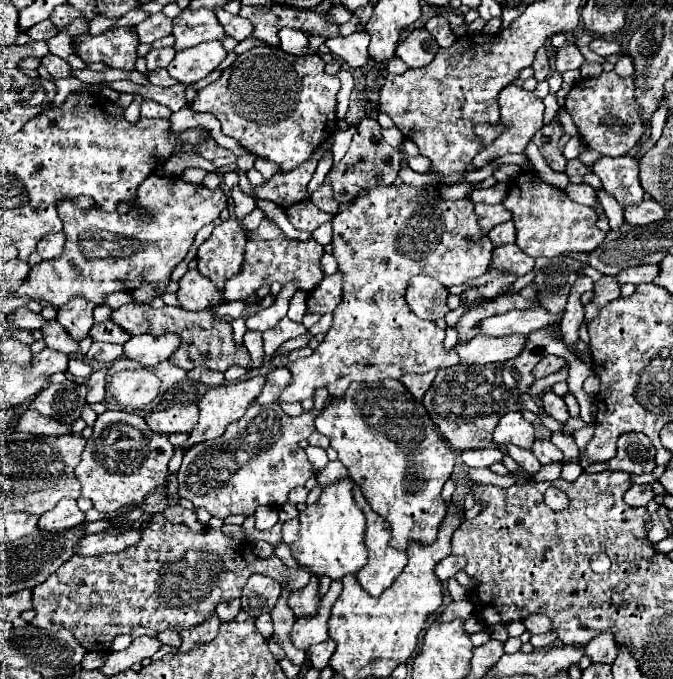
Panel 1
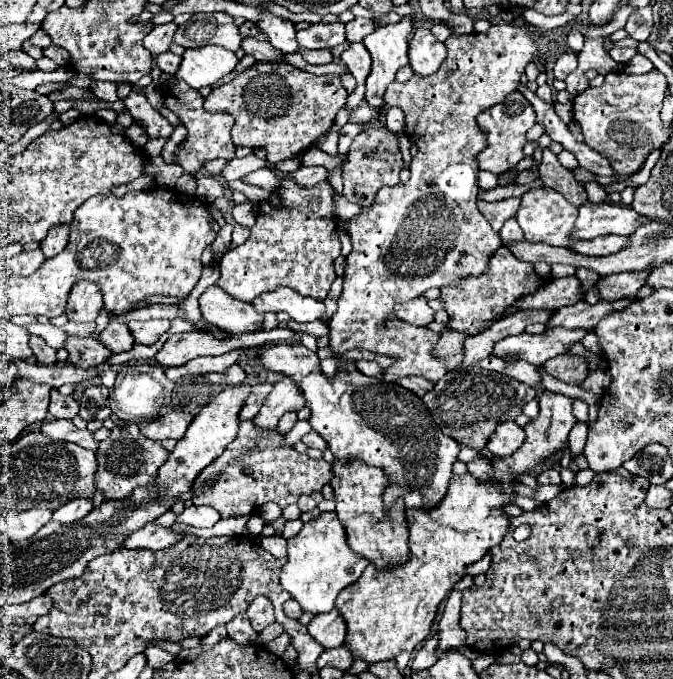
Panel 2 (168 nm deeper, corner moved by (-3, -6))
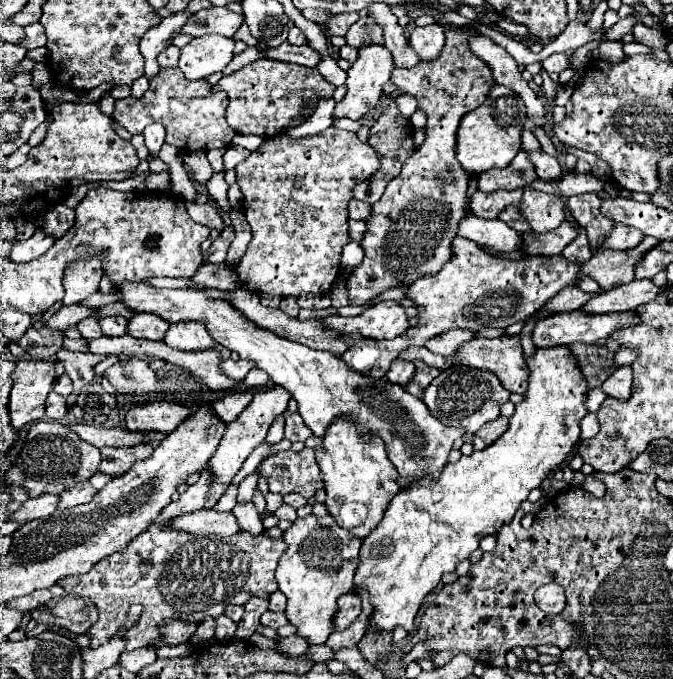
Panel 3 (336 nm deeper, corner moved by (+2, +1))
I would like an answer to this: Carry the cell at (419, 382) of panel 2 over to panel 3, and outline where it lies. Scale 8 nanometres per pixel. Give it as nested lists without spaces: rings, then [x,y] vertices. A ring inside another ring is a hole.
[[[395,359],[393,365],[391,365],[391,369],[389,369],[389,373],[387,373],[387,379],[389,379],[391,383],[397,383],[397,385],[403,385],[403,387],[405,387],[405,383],[411,381],[413,373],[415,373],[415,365],[413,365],[413,363]]]

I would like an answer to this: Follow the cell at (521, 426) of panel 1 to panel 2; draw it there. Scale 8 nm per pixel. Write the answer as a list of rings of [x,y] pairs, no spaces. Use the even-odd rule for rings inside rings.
[[[506,422],[490,434],[486,450],[494,456],[504,457],[518,450],[522,442],[524,442],[524,430],[514,430],[514,422]]]

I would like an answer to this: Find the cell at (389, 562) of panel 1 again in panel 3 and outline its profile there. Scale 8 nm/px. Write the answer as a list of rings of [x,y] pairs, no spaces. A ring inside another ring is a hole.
[[[337,419],[325,433],[323,445],[315,449],[317,463],[321,467],[321,475],[327,491],[327,511],[335,519],[335,523],[359,539],[365,539],[373,527],[385,515],[385,507],[389,507],[389,499],[397,495],[397,469],[389,463],[385,445],[381,439],[363,441],[357,433],[355,425],[349,419]]]

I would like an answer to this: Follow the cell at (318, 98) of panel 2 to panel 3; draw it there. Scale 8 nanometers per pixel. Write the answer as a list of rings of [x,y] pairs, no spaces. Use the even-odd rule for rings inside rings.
[[[259,59],[255,63],[245,65],[243,69],[221,77],[217,85],[213,85],[213,91],[225,91],[229,95],[229,107],[225,113],[225,119],[229,127],[235,133],[243,135],[259,135],[263,139],[271,139],[273,135],[281,135],[293,121],[305,121],[303,111],[305,109],[317,109],[317,103],[321,99],[331,99],[335,85],[329,83],[317,69],[311,67],[301,67],[295,63],[283,63],[283,61],[271,61],[271,59]]]

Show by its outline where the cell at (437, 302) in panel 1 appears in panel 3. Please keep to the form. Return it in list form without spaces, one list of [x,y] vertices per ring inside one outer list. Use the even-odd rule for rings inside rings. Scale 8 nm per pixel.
[[[379,301],[357,317],[325,317],[325,327],[333,327],[333,331],[341,331],[343,335],[363,335],[381,341],[405,333],[411,325],[401,303]]]

